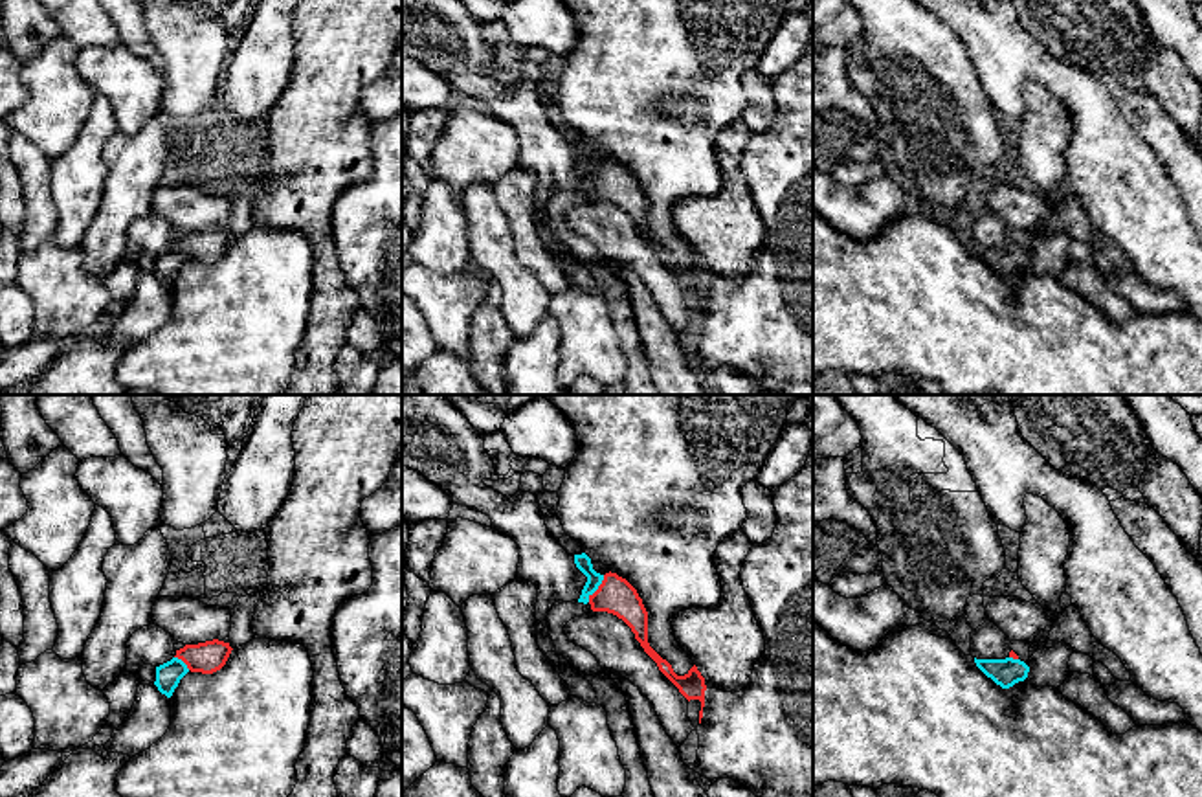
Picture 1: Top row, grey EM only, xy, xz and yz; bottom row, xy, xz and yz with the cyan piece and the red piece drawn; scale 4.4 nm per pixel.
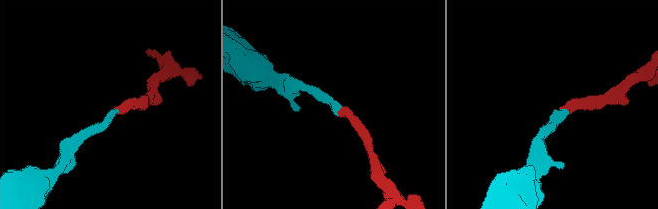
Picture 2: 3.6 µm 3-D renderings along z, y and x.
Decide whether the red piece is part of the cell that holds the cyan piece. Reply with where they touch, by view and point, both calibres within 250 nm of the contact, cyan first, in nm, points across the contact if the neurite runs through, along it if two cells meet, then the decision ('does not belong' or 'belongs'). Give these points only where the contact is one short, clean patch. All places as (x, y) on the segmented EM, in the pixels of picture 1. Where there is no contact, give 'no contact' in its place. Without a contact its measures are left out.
xz (597, 588) | 70/160 nm | across xz (582, 561), (597, 588), (615, 595) | belongs

